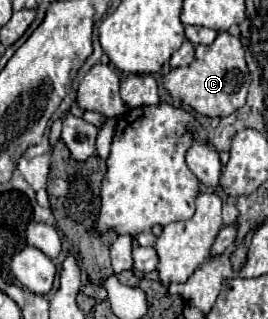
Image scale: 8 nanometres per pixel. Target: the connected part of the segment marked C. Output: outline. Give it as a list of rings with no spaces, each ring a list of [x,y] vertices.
[[[222,31],[212,45],[198,45],[196,59],[188,67],[172,69],[164,77],[166,91],[192,107],[196,113],[206,117],[226,117],[246,103],[246,93],[250,85],[250,73],[244,59],[244,47],[238,37]]]

